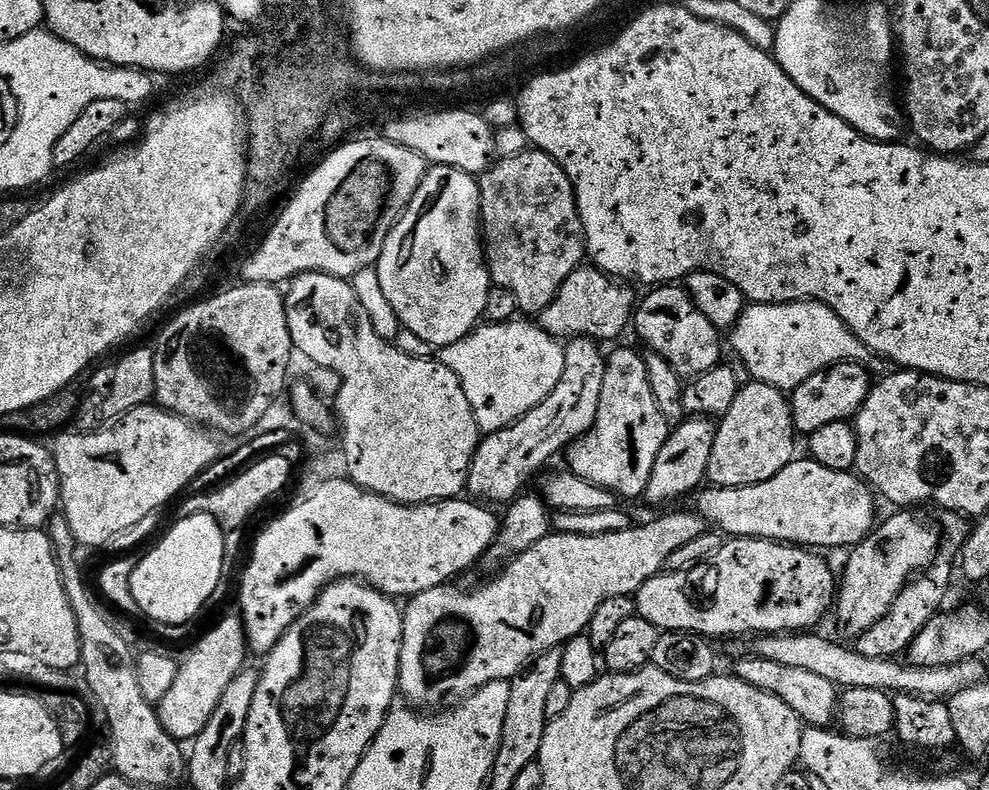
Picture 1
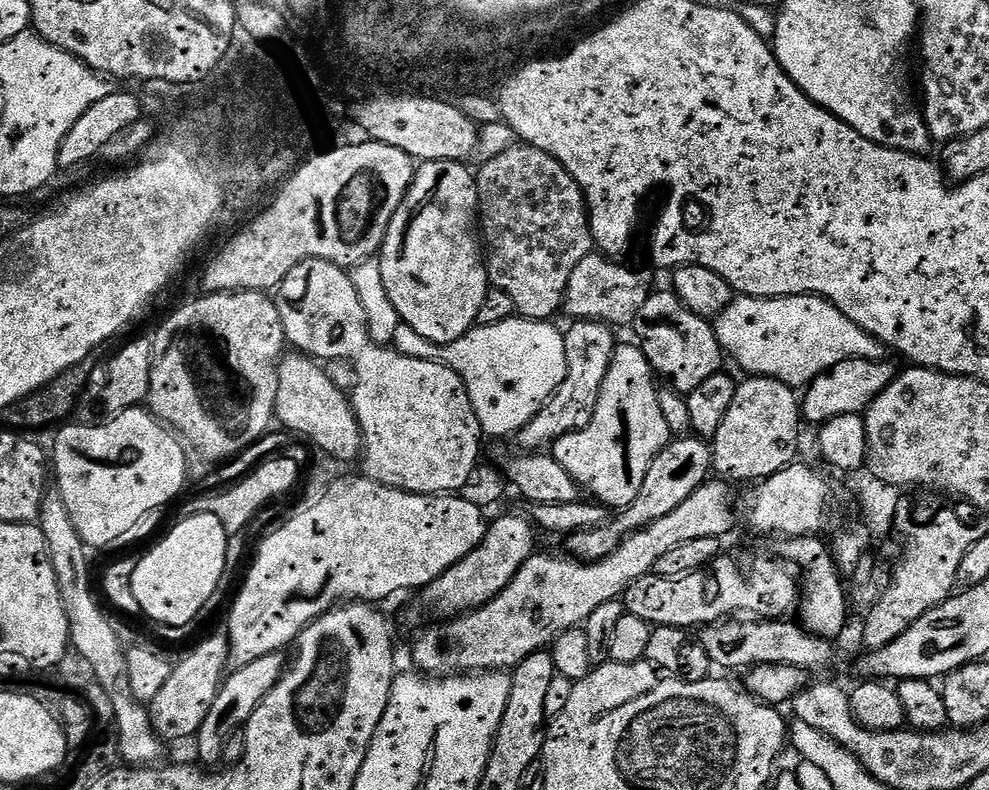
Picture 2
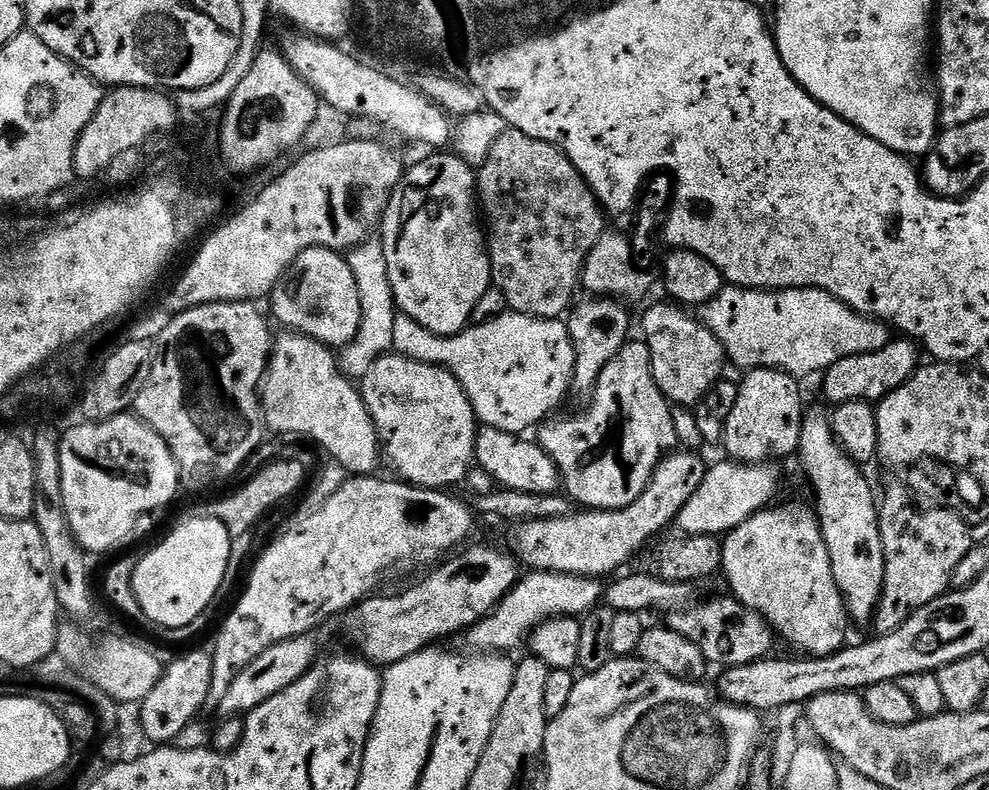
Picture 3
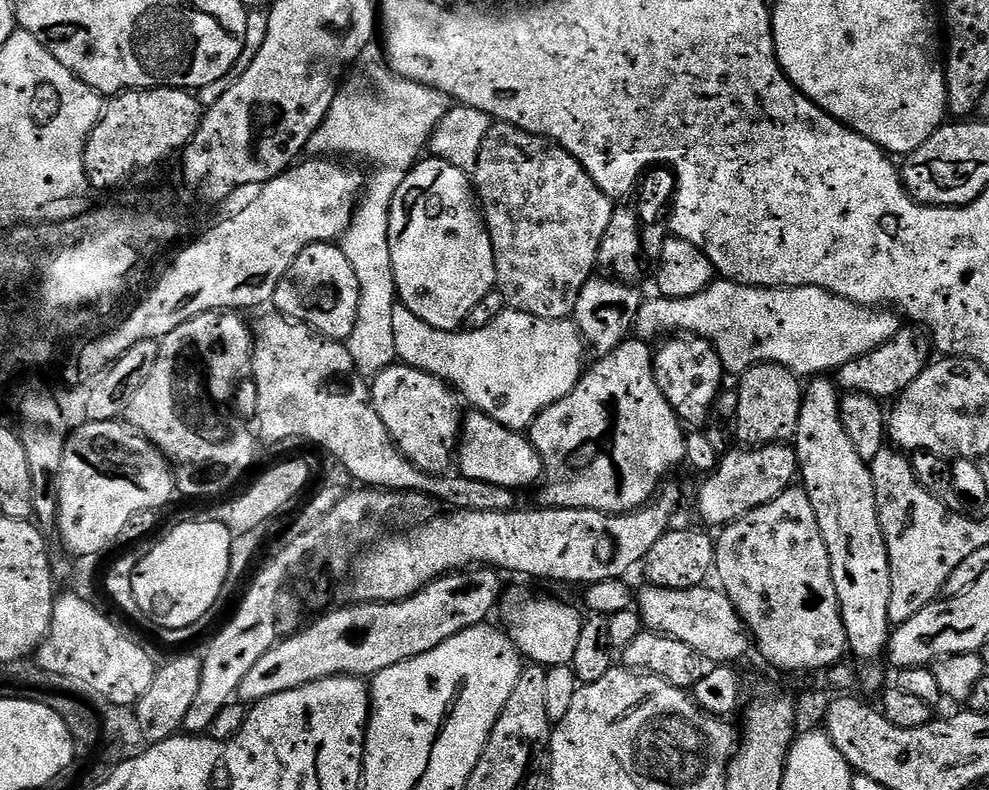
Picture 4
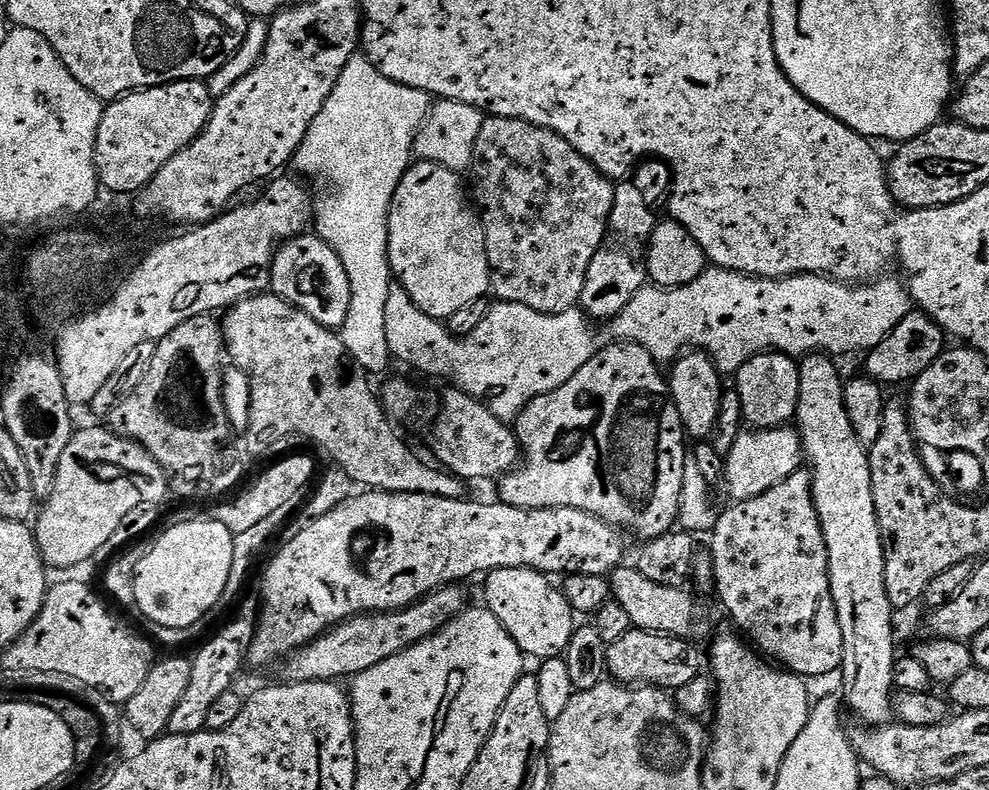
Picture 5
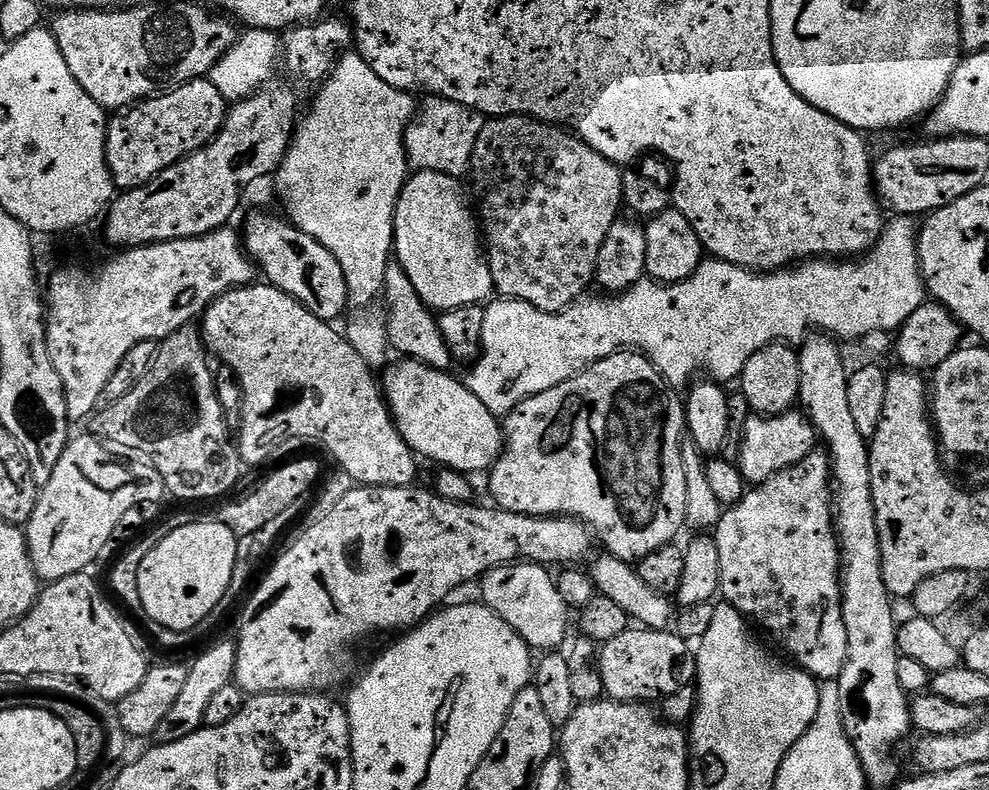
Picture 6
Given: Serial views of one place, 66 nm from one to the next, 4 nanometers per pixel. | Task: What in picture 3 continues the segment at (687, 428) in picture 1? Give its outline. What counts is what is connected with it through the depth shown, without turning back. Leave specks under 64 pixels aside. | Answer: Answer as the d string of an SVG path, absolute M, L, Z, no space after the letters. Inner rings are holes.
M673 451L661 460L655 474L652 475L652 481L646 486L646 490L637 500L630 502L630 506L611 510L572 510L564 517L554 517L550 520L525 520L517 523L515 525L516 541L510 545L511 551L525 569L534 572L561 572L562 574L593 578L605 578L604 576L608 575L611 577L623 569L620 567L627 560L634 559L644 547L647 549L657 537L667 533L669 531L667 528L671 524L673 527L679 521L682 506L686 506L686 502L690 502L690 498L694 498L694 490L698 490L698 486L702 486L708 469L709 465L704 464L703 458L695 451Z

